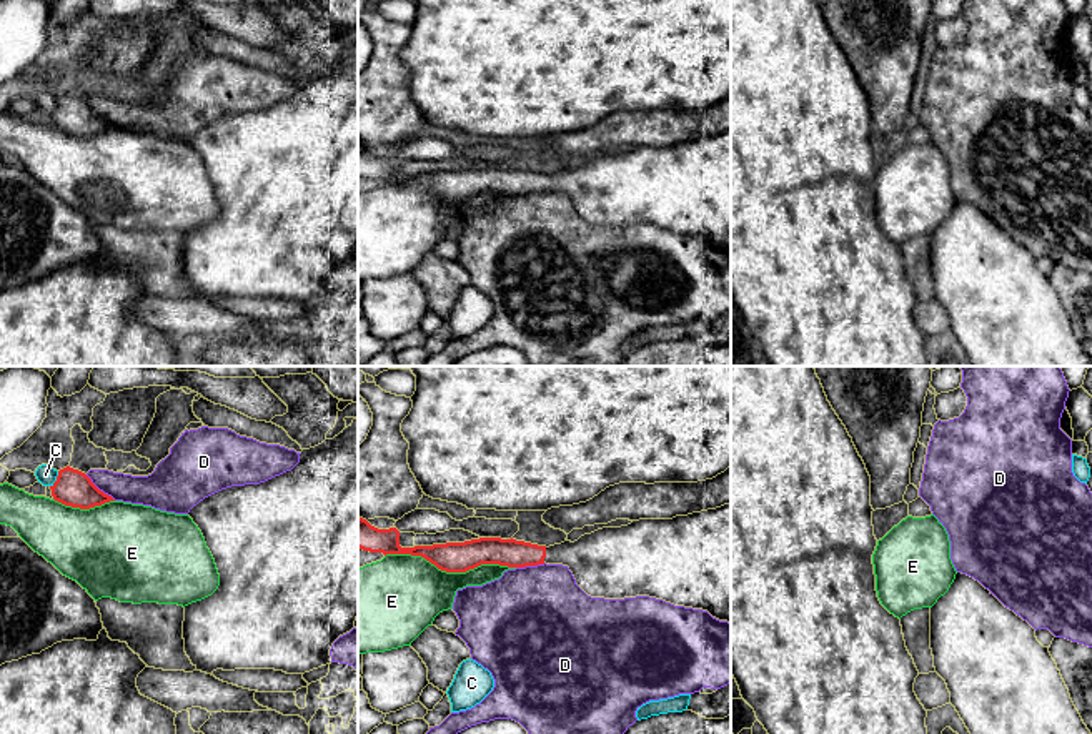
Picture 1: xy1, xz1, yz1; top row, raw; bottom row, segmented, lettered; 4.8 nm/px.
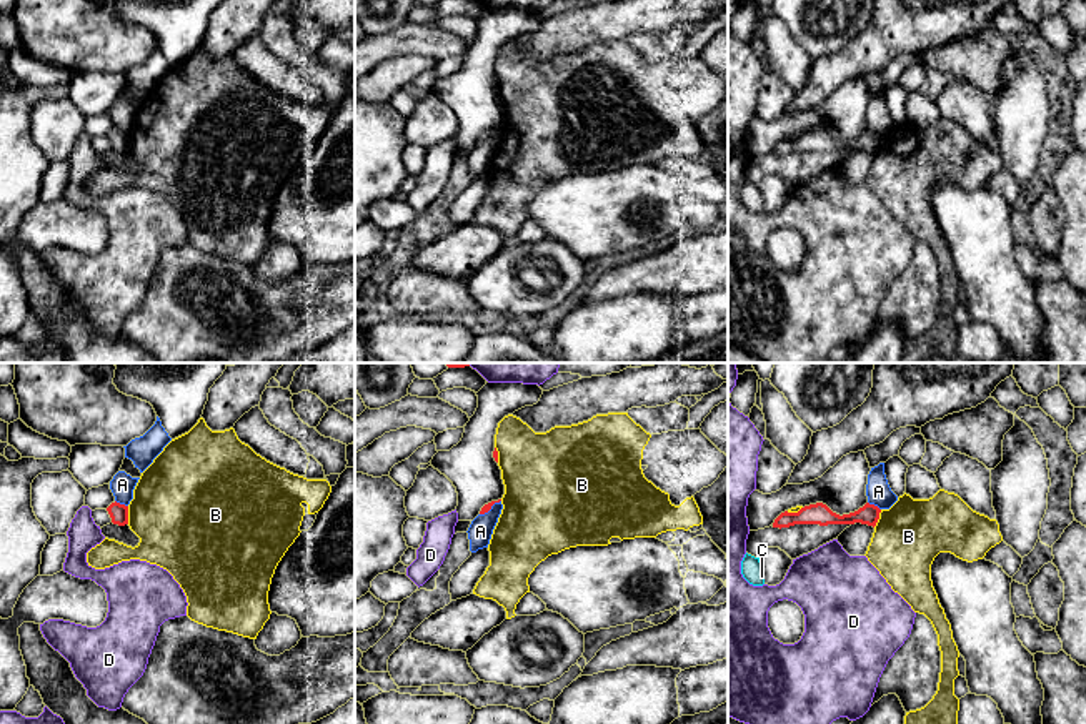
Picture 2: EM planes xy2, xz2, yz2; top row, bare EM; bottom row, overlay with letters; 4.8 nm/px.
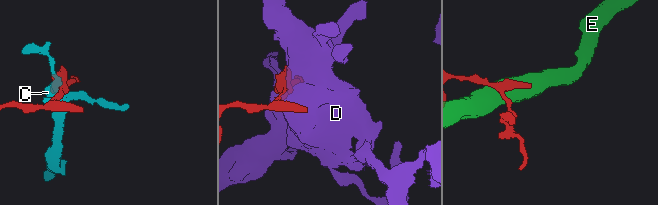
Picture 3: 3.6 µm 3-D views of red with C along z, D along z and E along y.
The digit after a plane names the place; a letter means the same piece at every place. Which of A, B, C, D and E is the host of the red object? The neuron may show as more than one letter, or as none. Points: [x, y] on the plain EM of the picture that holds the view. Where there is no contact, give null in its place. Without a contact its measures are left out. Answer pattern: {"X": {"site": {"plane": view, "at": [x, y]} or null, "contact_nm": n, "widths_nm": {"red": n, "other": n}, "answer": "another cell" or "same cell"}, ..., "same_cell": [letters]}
{"A": {"site": {"plane": "xy2", "at": [122, 132]}, "contact_nm": 70, "widths_nm": {"red": 90, "other": 120}, "answer": "another cell"}, "B": {"site": {"plane": "xy2", "at": [127, 142]}, "contact_nm": 90, "widths_nm": {"red": 90, "other": 460}, "answer": "another cell"}, "C": {"site": {"plane": "xy1", "at": [57, 107]}, "contact_nm": 90, "widths_nm": {"red": 180, "other": 90}, "answer": "another cell"}, "D": {"site": {"plane": "xy1", "at": [99, 117]}, "contact_nm": 200, "widths_nm": {"red": 180, "other": 150}, "answer": "another cell"}, "E": {"site": {"plane": "xz1", "at": [450, 198]}, "contact_nm": 650, "widths_nm": {"red": 140, "other": 380}, "answer": "another cell"}, "same_cell": []}

